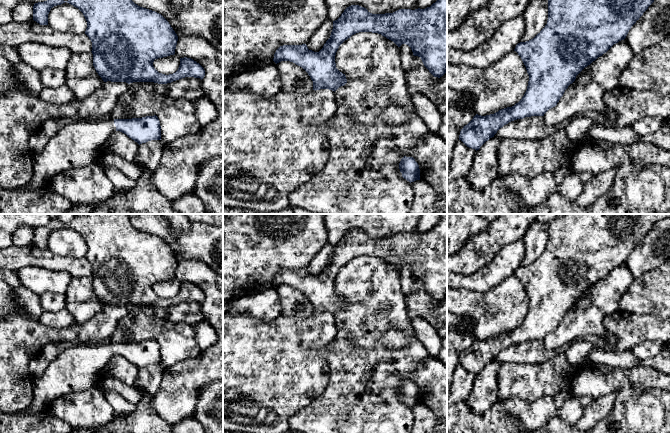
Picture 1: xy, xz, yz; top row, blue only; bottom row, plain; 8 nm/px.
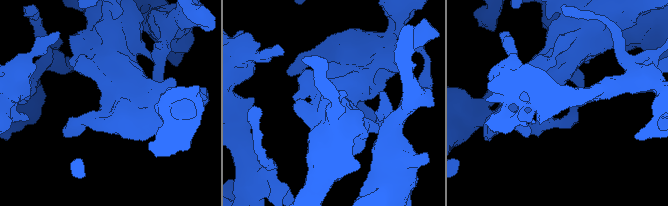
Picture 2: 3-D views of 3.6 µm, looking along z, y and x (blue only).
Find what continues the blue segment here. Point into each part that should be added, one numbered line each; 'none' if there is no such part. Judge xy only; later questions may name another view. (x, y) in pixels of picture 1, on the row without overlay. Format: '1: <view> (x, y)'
1: xy (78, 368)

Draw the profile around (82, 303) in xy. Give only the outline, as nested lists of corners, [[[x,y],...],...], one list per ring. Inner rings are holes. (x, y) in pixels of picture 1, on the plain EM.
[[[92,276],[72,278],[65,296],[65,309],[77,323],[84,323],[104,308],[93,290]]]

